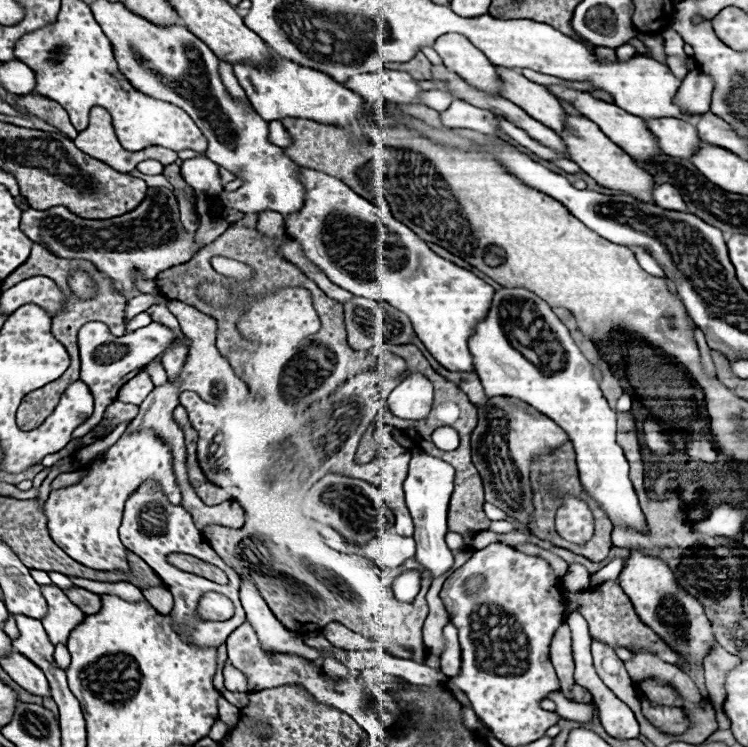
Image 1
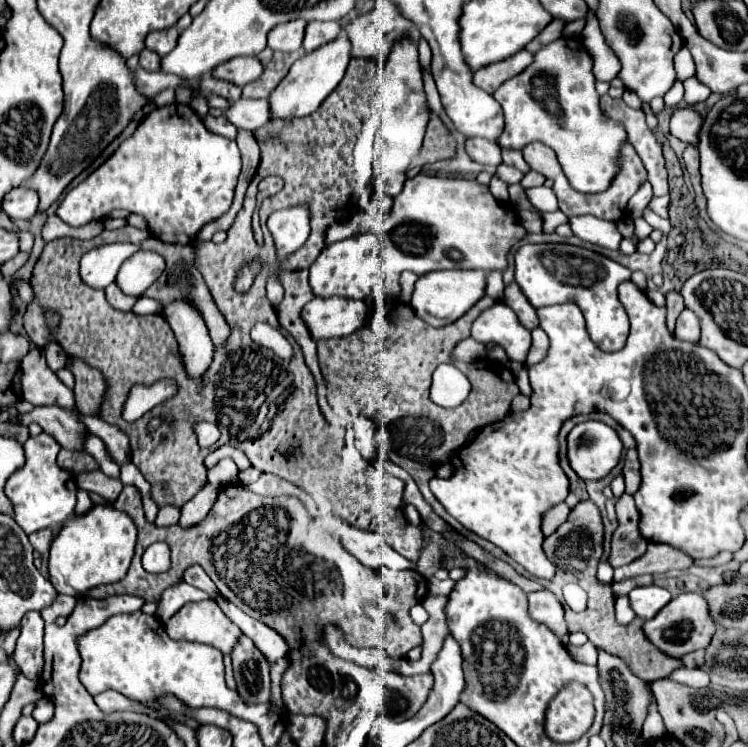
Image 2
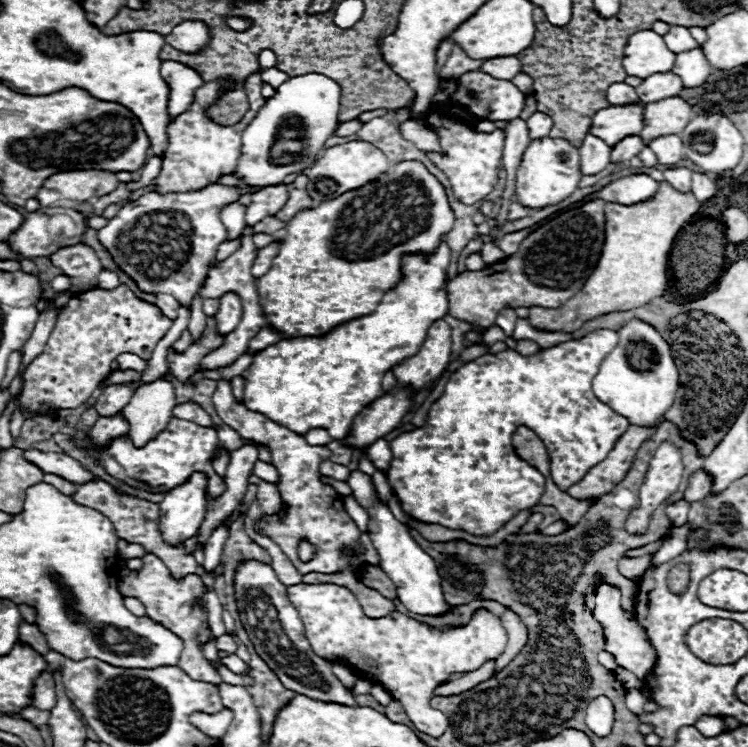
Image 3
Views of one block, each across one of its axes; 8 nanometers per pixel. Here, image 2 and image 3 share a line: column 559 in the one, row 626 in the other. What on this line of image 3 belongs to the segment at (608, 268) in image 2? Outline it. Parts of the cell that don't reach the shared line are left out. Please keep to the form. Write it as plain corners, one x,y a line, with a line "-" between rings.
246,560
234,570
234,596
240,612
244,630
254,644
258,656
278,674
282,684
298,694
310,696
314,700
336,702
344,706
354,706
354,694
332,674
332,662
316,656
306,634
304,624
288,600
286,586
278,580
270,564
260,560

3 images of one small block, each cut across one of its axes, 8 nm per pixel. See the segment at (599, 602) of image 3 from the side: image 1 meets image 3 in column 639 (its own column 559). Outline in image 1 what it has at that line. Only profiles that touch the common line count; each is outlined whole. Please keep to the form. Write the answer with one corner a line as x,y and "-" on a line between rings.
560,624
558,630
554,632
554,638
550,644
550,658
562,680
564,696
572,700
570,688
574,686
574,662
572,662
572,638
570,638
568,624

